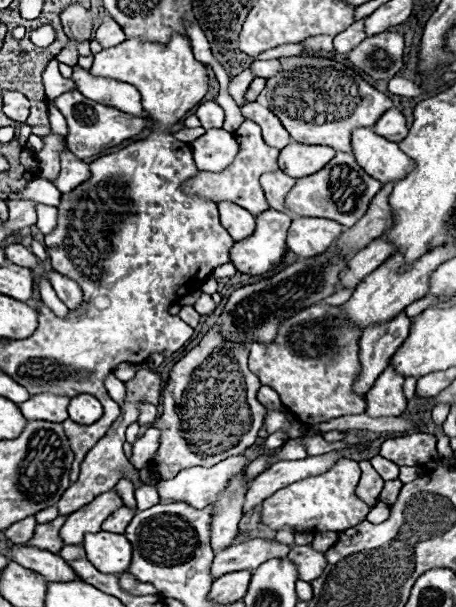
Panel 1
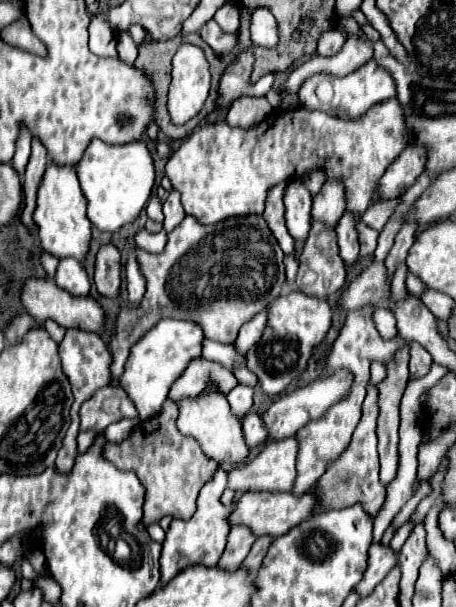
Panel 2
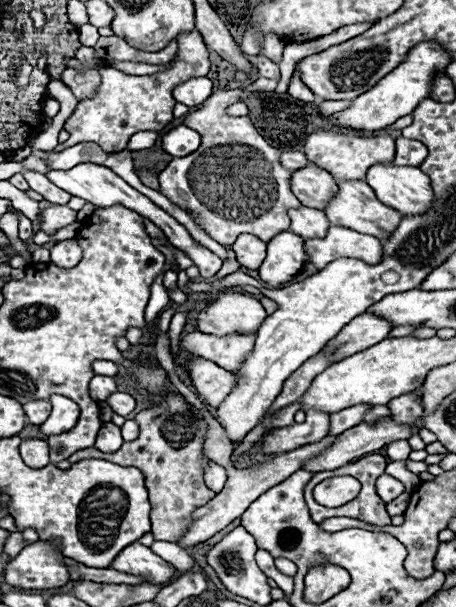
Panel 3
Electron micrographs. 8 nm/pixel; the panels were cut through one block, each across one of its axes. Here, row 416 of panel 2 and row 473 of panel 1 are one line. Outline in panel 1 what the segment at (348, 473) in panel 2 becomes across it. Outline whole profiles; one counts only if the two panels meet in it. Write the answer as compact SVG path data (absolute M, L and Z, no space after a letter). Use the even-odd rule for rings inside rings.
M368 460L360 462L360 470L362 470L362 478L360 478L358 486L356 486L356 496L360 500L364 500L368 506L374 506L378 502L384 480L376 474L376 470L370 466Z

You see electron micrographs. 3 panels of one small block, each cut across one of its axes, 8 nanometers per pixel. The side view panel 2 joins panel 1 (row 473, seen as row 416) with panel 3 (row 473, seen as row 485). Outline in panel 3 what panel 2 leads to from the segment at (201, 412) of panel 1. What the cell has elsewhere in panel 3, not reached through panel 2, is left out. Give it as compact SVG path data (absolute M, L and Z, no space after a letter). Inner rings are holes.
M170 392L170 412L164 412L162 408L142 410L136 416L136 422L140 426L140 436L132 442L124 442L124 446L118 452L104 454L96 448L84 448L68 458L68 462L72 464L84 458L86 460L100 458L100 460L116 462L120 466L138 468L146 478L146 488L150 494L150 504L152 504L150 520L152 520L154 540L178 542L192 524L192 512L204 506L208 500L212 500L212 496L216 496L204 484L204 468L208 460L202 456L202 442L208 432L208 426L190 408L194 406L190 406L182 394Z

